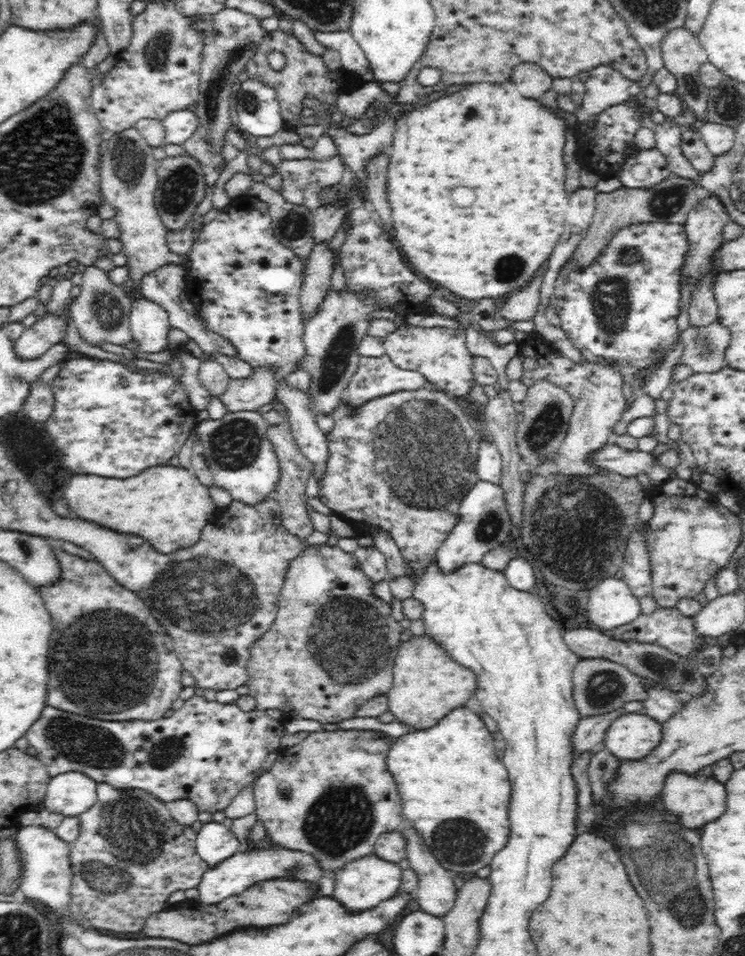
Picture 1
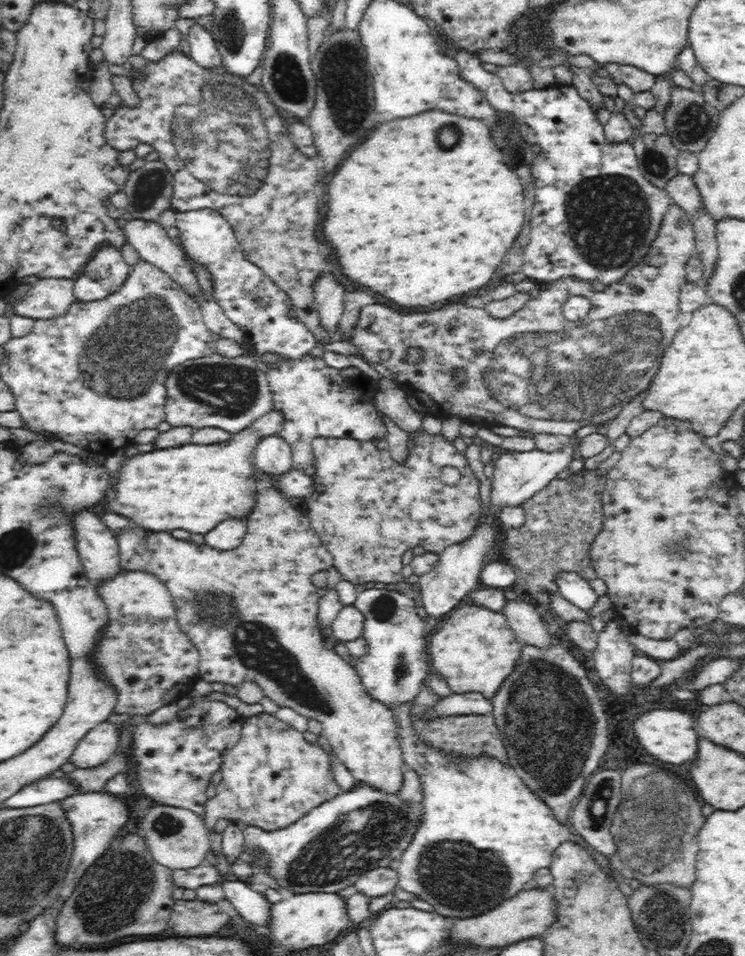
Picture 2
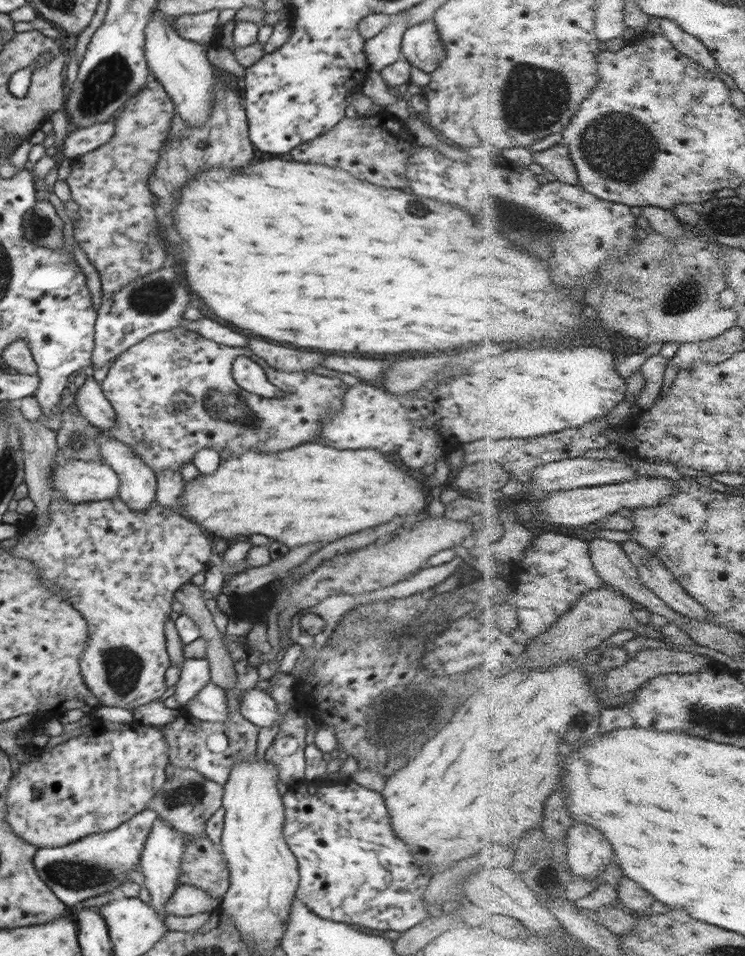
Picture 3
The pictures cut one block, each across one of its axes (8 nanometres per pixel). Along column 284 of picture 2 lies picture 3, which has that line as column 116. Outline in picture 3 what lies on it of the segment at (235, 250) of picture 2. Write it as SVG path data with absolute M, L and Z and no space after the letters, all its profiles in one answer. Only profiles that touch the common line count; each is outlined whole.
M170 266L137 278L116 293L102 294L101 300L97 311L95 347L92 354L94 370L100 370L110 361L116 360L130 346L150 335L179 327L186 308L192 302L192 294L182 284L178 268Z

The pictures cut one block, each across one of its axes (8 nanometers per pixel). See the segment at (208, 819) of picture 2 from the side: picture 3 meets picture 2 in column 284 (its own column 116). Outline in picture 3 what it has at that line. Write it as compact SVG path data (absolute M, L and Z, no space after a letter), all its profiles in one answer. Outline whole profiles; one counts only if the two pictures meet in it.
M107 722L101 729L91 728L82 735L69 739L53 748L42 747L40 752L32 754L29 762L20 763L20 770L10 780L8 790L6 790L6 805L8 805L6 806L6 809L8 809L8 816L5 818L6 822L14 830L14 834L22 838L22 841L30 843L38 849L65 846L70 844L70 842L80 840L80 838L92 836L92 834L100 834L117 829L123 822L147 809L157 791L169 780L165 770L166 766L169 765L167 752L168 743L166 743L164 735L162 735L162 731L158 727L152 727L149 724L118 722Z

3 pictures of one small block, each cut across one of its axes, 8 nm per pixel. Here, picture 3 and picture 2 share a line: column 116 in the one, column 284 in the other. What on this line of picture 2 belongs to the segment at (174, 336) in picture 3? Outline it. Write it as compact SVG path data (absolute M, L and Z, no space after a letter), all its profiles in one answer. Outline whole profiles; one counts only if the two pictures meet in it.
M308 354L302 360L268 361L264 372L272 393L273 409L283 414L284 426L277 436L291 446L296 470L304 471L312 464L311 442L316 438L385 439L389 422L372 402L376 382L358 368L332 368L321 357Z

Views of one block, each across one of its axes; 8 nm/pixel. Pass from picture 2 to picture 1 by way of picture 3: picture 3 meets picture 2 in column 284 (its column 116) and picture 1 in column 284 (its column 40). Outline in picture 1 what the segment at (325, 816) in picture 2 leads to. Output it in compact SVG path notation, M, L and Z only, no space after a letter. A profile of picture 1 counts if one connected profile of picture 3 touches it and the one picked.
M268 846L266 850L248 850L237 852L222 860L220 864L210 867L196 886L199 892L198 902L201 905L219 905L225 898L244 892L250 886L262 880L301 880L309 884L319 884L320 878L325 875L320 863L308 852L289 850L279 846Z

